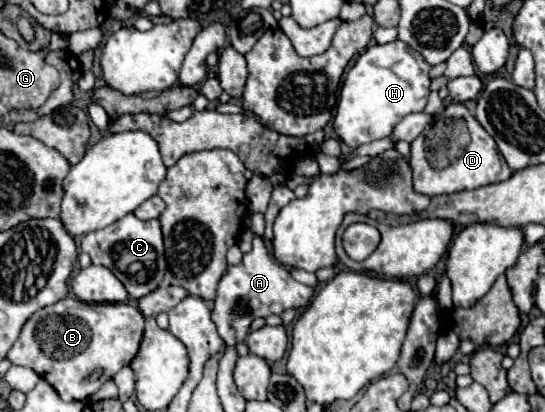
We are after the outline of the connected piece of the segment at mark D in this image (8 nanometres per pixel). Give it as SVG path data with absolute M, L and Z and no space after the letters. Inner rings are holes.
M453 103L439 113L431 125L411 143L411 167L413 167L413 185L417 193L423 195L445 195L465 189L477 189L495 181L505 181L511 177L511 169L497 151L495 139L477 123L477 119L467 111L463 103ZM467 125L467 129L465 129ZM425 143L425 149L423 149ZM431 163L433 167L431 167Z

